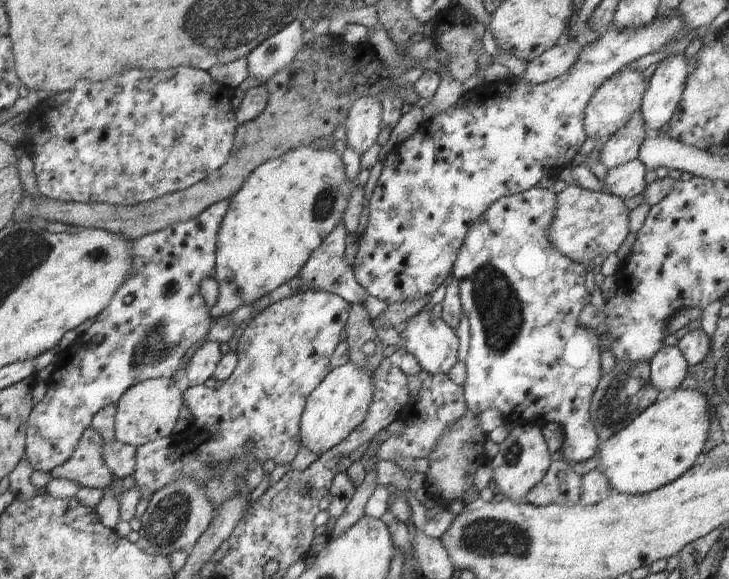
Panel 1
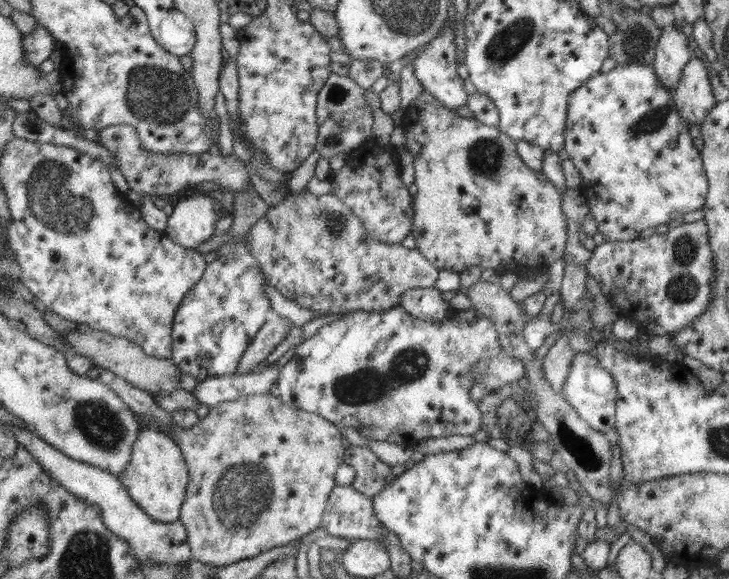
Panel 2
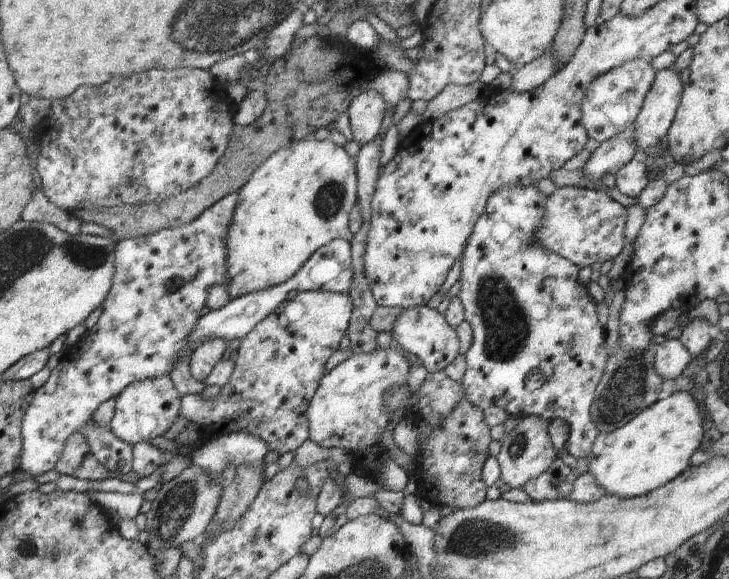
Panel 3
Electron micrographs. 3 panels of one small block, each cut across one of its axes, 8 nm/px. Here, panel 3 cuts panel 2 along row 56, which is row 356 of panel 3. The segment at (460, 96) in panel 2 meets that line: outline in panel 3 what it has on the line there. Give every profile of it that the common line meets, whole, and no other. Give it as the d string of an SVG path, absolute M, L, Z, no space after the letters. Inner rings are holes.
M427 304L408 307L400 313L391 334L404 351L411 352L422 360L422 366L429 373L443 371L459 355L459 340L455 328L446 322L442 313L431 309Z

